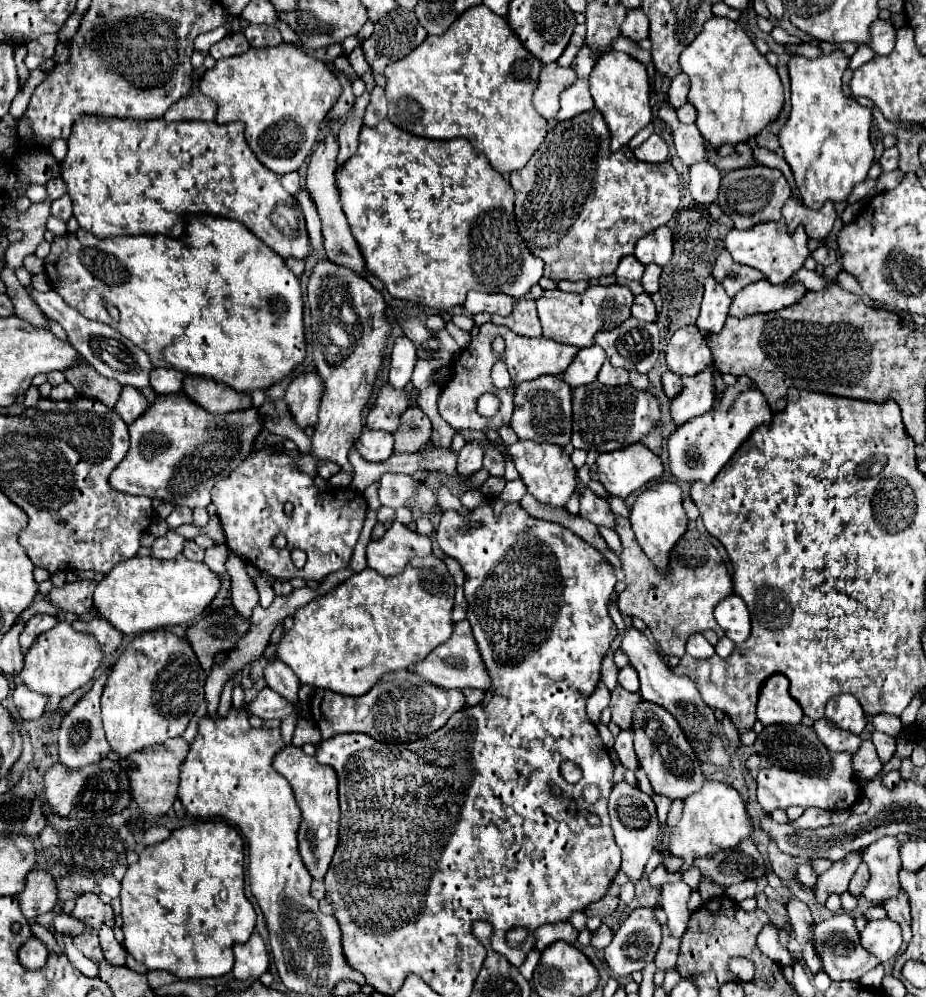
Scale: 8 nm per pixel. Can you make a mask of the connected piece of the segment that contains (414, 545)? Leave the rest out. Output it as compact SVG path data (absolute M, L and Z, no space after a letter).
M394 523L386 531L384 539L370 541L366 549L368 567L376 569L384 577L400 575L410 563L410 559L428 555L432 555L430 537L422 537L402 523Z

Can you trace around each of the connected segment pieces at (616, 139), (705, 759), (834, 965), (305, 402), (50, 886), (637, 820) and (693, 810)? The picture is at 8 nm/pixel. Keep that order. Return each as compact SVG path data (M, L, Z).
M610 51L606 55L602 55L590 75L590 91L594 97L594 105L596 109L604 115L610 135L612 135L612 143L610 149L618 151L620 147L628 145L628 141L640 131L644 129L652 117L652 105L650 105L650 85L648 85L648 75L646 75L646 67L636 61L634 57L620 53L620 51Z
M628 627L628 633L622 639L620 647L626 651L626 655L630 657L630 665L640 675L640 695L642 695L642 699L664 705L676 717L676 721L680 723L680 727L682 727L688 743L692 745L698 761L700 763L712 763L712 765L724 767L724 769L730 767L730 755L724 749L724 741L722 741L720 731L718 731L718 719L714 717L714 711L702 701L696 683L690 677L676 675L674 671L670 671L670 667L666 665L664 657L658 651L658 647L652 645L646 639L646 635L640 633L634 627Z
M838 913L826 921L814 923L812 945L814 945L816 953L820 955L824 971L828 973L828 977L832 981L842 981L842 979L844 981L856 981L866 971L870 971L878 965L878 961L874 961L874 957L870 957L870 953L866 953L866 949L862 949L862 945L858 941L858 931L854 929L854 919L846 913Z
M316 371L300 373L288 385L284 399L288 403L292 417L296 419L296 423L300 427L316 425L322 395L324 395L324 385L322 385L322 379Z
M32 871L26 889L18 895L26 919L34 919L52 911L58 903L58 887L48 871Z
M620 781L620 783L616 783L614 791L610 793L608 809L610 809L610 821L612 821L614 839L616 839L616 845L620 847L620 851L622 851L622 871L630 877L632 883L636 883L636 881L640 881L644 865L650 859L650 855L654 851L654 843L658 839L660 825L658 825L656 805L636 785Z
M706 781L706 785L702 785L698 793L684 799L682 819L670 831L670 851L684 861L692 861L694 857L706 857L710 853L718 853L720 849L730 849L738 845L738 841L752 835L752 827L754 823L738 791L718 781Z

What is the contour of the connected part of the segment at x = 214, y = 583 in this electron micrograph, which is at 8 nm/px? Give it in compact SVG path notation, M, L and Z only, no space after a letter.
M182 553L176 559L162 561L154 557L132 557L122 563L118 563L106 577L104 581L98 583L94 591L94 607L100 611L100 617L110 621L118 631L124 635L138 635L142 631L152 631L168 625L182 625L188 623L212 603L216 593L220 591L220 575L214 573L206 563L190 561Z

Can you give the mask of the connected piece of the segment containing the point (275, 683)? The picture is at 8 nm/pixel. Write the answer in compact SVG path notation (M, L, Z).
M268 661L268 665L264 667L264 679L270 689L284 693L286 699L290 699L290 701L298 699L298 689L302 683L298 681L298 677L294 677L294 673L290 671L290 667L286 663Z

